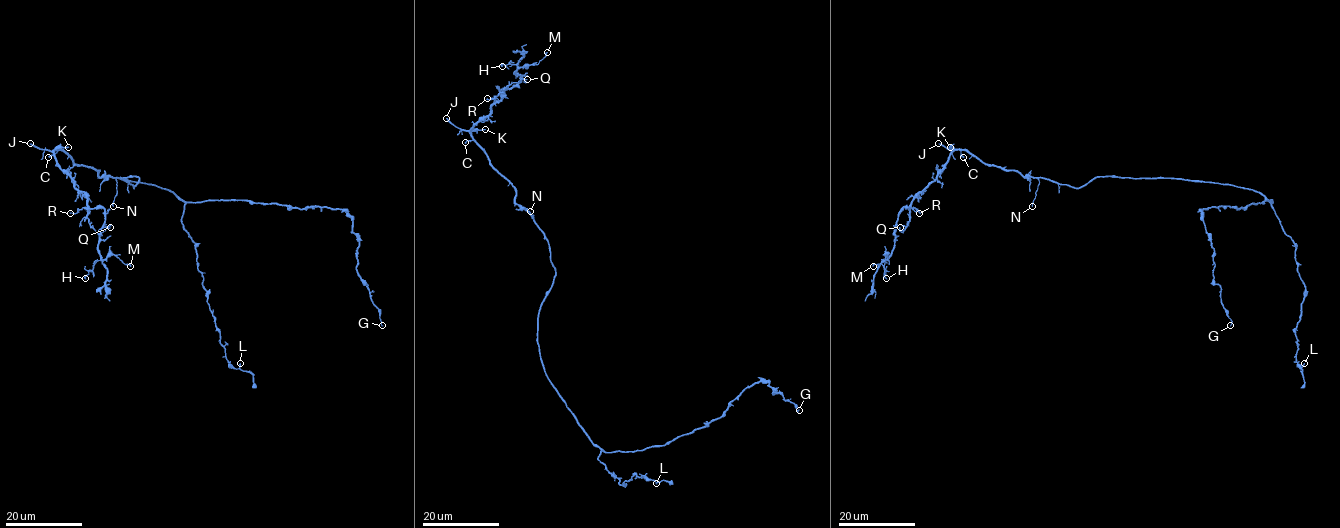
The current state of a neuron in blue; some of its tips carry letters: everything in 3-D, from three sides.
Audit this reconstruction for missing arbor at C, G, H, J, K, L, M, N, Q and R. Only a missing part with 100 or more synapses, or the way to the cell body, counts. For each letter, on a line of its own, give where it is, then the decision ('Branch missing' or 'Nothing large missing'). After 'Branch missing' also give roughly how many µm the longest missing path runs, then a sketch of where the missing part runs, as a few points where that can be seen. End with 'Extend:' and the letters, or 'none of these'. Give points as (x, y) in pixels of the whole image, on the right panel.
C: Place: (963, 157). Nothing large missing
G: Place: (1230, 325). Nothing large missing
H: Place: (886, 278). Nothing large missing
J: Place: (938, 143). Branch missing. Missing length about 60 µm. Course of what is missing: (938, 143), (921, 136), (919, 160), (907, 166), (901, 159), (901, 98), (906, 76)
K: Place: (950, 147). Nothing large missing
L: Place: (1304, 363). Nothing large missing
M: Place: (873, 266). Nothing large missing
N: Place: (1032, 206). Nothing large missing
Q: Place: (900, 227). Nothing large missing
R: Place: (919, 213). Nothing large missing
Extend: J

